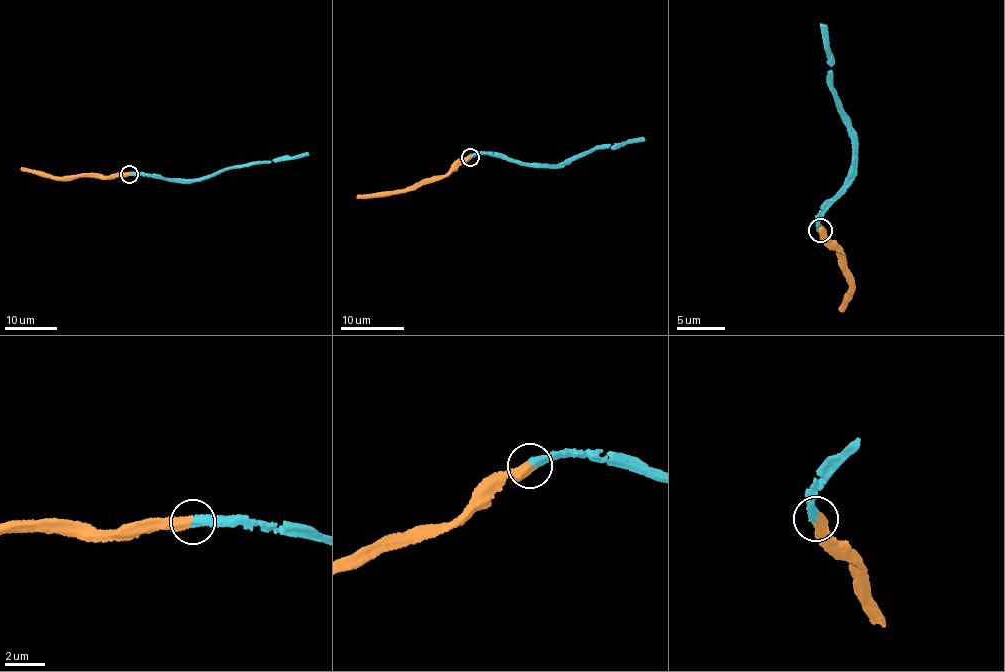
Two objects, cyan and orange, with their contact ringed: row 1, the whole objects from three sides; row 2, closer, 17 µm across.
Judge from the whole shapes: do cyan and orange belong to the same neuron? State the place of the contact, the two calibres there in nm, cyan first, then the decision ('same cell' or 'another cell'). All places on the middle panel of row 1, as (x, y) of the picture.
(470, 157) | 420/550 nm | same cell

